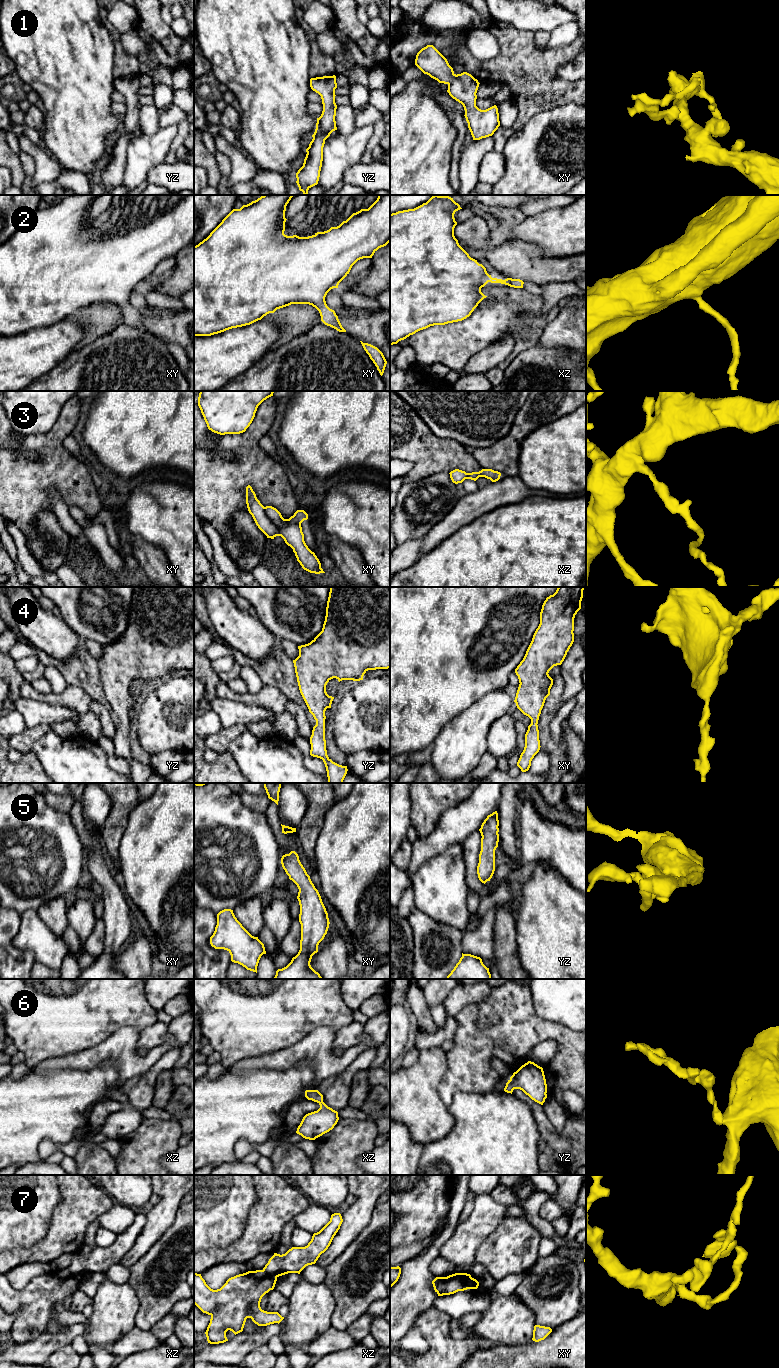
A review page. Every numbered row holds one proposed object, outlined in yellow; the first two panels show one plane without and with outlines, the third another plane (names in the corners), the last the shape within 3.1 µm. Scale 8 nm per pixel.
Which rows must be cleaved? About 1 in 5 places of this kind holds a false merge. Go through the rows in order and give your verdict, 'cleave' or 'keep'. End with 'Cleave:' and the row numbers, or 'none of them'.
1: keep
2: keep
3: keep
4: keep
5: keep
6: keep
7: keep
Cleave: none of them

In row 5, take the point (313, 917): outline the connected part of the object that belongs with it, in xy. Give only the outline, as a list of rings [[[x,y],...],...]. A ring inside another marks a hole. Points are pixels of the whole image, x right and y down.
[[[295,851],[285,854],[281,864],[289,879],[298,887],[301,924],[300,950],[284,968],[278,969],[273,979],[322,979],[310,965],[312,956],[329,928],[329,918],[318,890],[299,860]]]

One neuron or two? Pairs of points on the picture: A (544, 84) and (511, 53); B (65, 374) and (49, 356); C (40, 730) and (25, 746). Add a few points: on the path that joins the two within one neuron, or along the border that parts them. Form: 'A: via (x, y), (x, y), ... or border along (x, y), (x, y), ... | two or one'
A: via (533, 84), (512, 64) | one
B: border along (75, 350), (37, 378) | two
C: via (36, 734), (28, 742) | one

